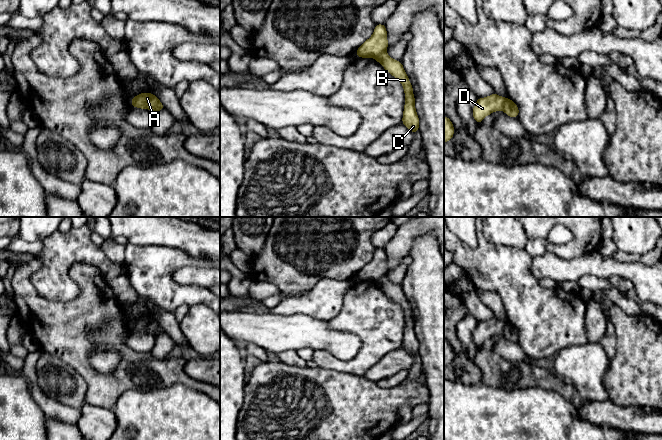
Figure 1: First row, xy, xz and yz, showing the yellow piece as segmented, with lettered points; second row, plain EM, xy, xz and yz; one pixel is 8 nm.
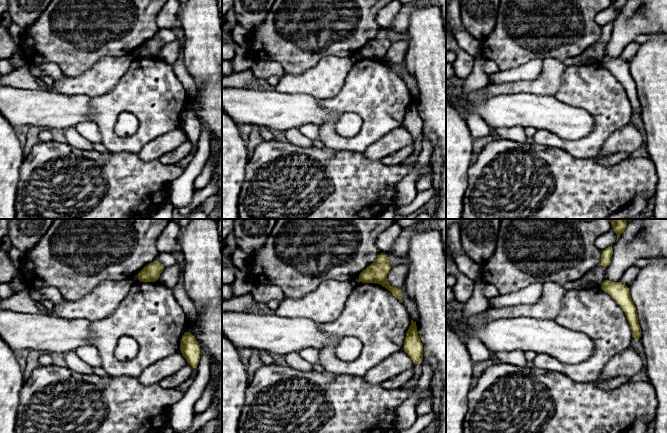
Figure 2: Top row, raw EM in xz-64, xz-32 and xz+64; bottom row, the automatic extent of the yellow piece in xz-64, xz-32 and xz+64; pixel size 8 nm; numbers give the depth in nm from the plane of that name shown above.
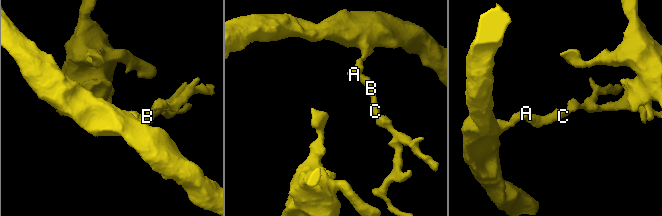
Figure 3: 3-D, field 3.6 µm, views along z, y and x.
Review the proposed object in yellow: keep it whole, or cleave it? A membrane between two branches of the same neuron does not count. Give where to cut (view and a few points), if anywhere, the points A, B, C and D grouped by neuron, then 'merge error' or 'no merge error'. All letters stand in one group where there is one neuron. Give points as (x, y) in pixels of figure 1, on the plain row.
yz (507, 322), (502, 333) | A D / B C | merge error

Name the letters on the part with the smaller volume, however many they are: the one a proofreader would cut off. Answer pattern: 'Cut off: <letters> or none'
Cut off: B, C

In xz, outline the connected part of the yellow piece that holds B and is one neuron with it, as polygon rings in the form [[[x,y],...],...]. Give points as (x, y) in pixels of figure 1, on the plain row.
[[[386,276],[378,279],[375,284],[379,286],[387,296],[391,297],[394,302],[402,307],[406,322],[402,348],[405,349],[413,358],[415,358],[419,355],[419,341],[415,333],[413,311],[405,297],[401,285],[392,283]]]

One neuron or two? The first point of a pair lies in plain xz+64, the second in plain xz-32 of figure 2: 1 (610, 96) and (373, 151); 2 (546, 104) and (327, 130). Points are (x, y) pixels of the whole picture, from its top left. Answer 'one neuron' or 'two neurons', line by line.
1: two neurons
2: two neurons

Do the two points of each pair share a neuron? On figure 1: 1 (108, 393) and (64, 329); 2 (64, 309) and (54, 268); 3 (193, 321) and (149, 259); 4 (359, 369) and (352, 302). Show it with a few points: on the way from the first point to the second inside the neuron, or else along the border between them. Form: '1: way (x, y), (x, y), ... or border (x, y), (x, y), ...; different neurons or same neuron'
1: way (92, 377), (79, 361), (73, 345); same neuron
2: border (81, 290), (67, 301), (51, 301), (40, 295); different neurons
3: border (209, 306), (191, 305), (189, 307); different neurons
4: way (368, 352), (368, 319); same neuron

